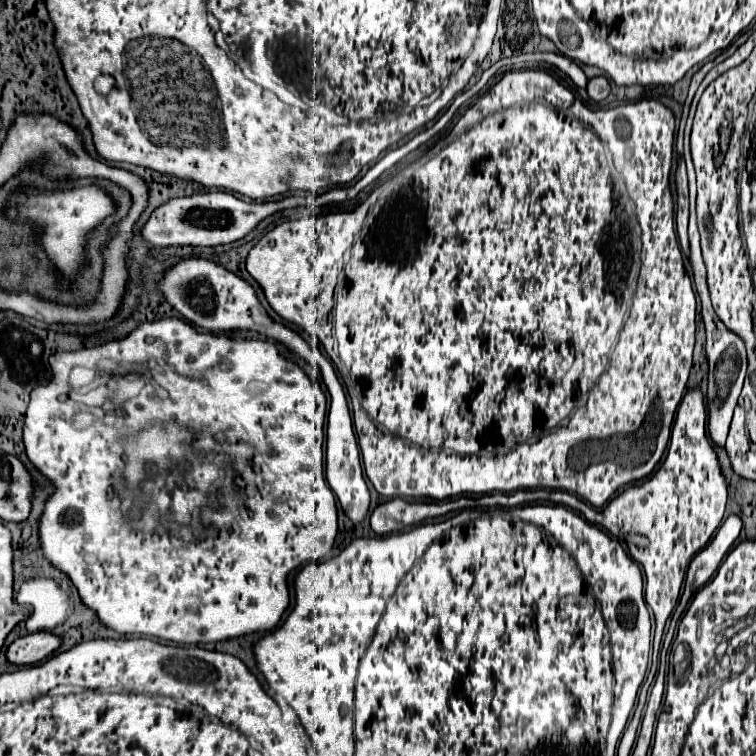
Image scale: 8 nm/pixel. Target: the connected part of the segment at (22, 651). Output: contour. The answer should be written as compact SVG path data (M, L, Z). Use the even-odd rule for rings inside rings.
M34 632L14 640L6 650L6 658L18 666L36 664L48 658L50 654L54 654L60 648L60 644L62 644L62 638L54 632Z

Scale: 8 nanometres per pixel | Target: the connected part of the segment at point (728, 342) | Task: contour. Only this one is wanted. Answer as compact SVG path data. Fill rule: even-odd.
M690 218L690 262L692 262L692 270L694 270L694 284L698 288L698 294L702 298L702 318L706 324L706 354L708 354L708 362L710 362L710 372L708 372L708 392L706 392L706 406L708 406L708 430L710 430L710 438L714 440L714 444L724 446L726 436L728 436L728 426L732 420L732 412L736 408L736 400L740 396L742 390L742 382L746 376L746 368L748 368L748 358L746 358L746 348L742 338L738 338L736 334L730 334L730 330L726 330L726 326L718 320L718 316L714 314L712 302L710 302L710 292L706 286L706 266L702 260L702 252L700 252L700 234L696 228L696 218Z

